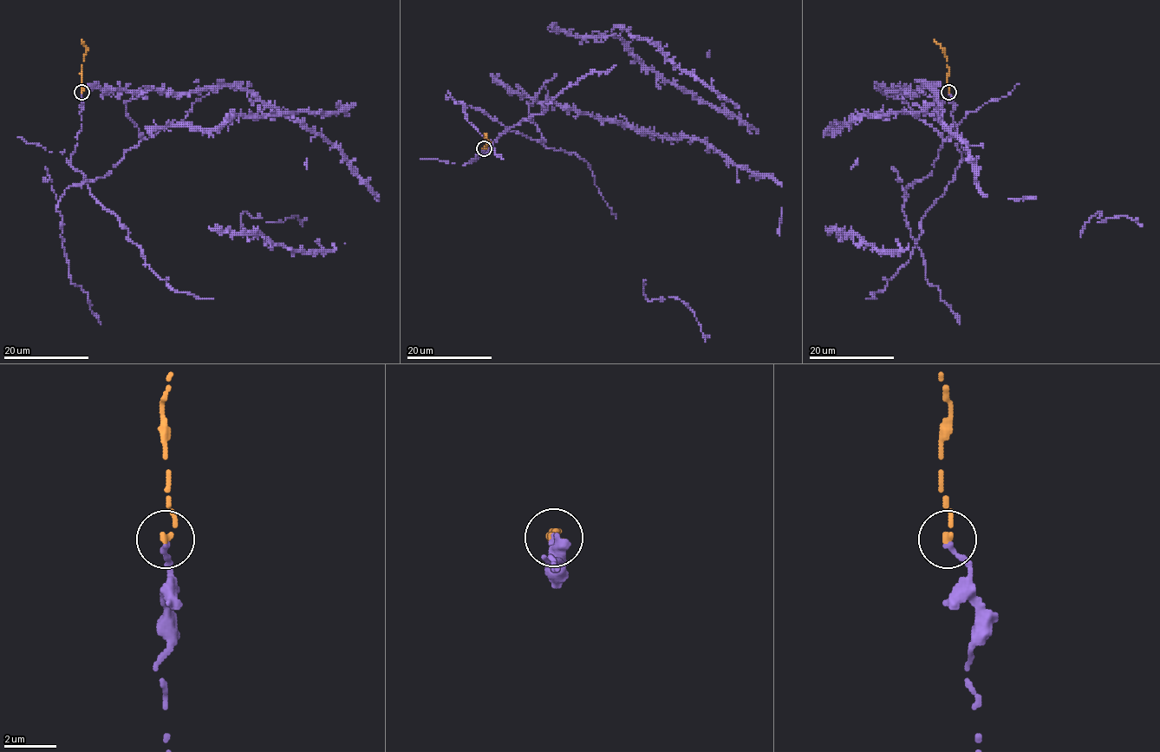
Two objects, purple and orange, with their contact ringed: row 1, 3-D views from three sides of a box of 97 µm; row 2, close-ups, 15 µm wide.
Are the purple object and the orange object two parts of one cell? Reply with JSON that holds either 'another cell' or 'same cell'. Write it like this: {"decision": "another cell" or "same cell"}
{"decision": "same cell"}

